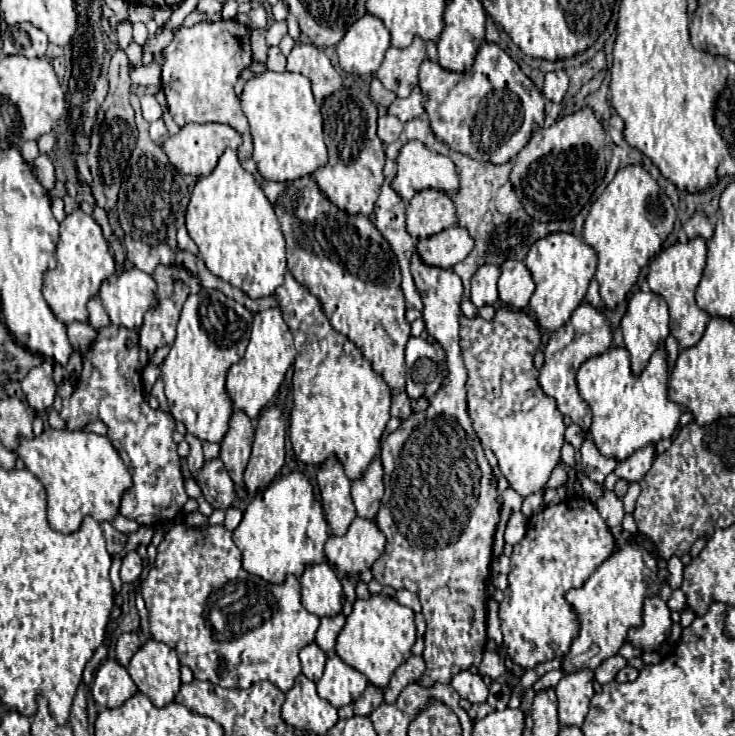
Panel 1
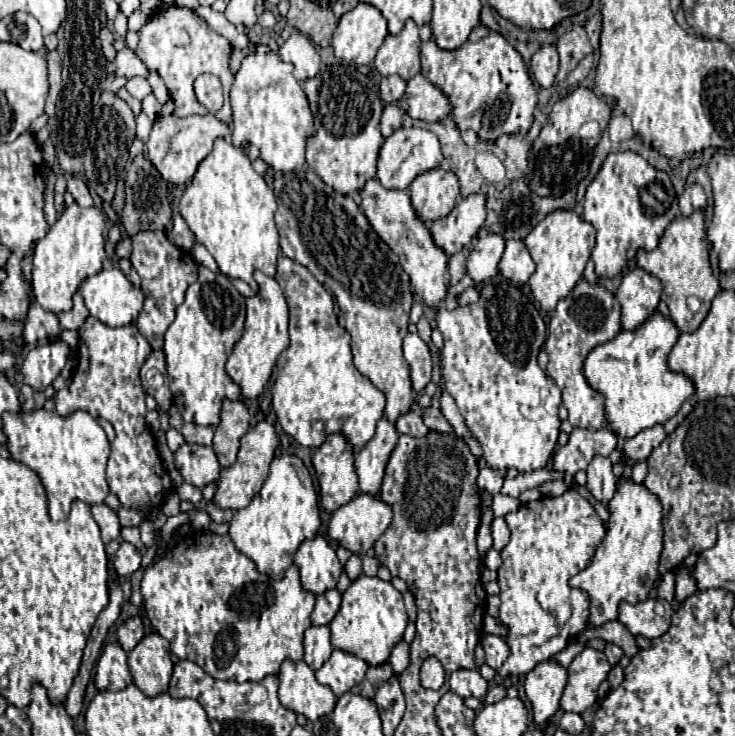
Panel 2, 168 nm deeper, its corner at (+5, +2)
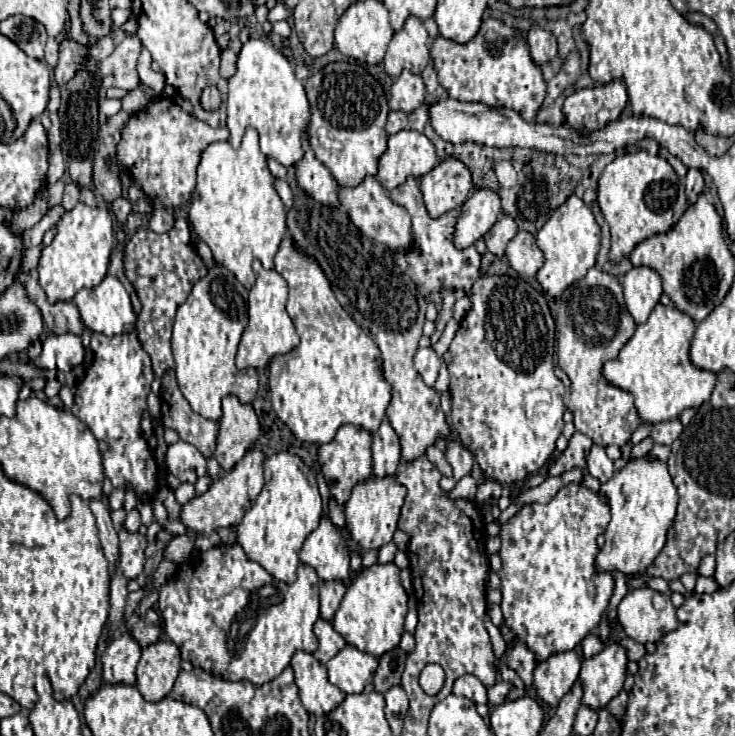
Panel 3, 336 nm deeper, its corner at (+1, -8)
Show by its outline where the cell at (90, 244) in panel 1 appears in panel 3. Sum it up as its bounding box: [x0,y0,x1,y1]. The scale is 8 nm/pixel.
[38,202,114,302]

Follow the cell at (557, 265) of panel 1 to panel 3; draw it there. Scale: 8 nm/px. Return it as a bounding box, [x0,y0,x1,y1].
[536,194,602,298]

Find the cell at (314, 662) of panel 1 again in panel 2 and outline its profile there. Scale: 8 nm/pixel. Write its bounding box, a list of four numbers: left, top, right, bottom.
[304,626,332,672]

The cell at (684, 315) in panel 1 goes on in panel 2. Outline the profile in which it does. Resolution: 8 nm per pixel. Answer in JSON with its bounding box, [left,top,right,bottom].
[636,210,718,332]

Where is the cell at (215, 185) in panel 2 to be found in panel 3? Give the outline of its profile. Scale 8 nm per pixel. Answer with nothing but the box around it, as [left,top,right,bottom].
[188,128,286,290]

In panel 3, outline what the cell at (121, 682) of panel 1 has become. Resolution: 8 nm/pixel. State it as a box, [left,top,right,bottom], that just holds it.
[102,632,142,684]

